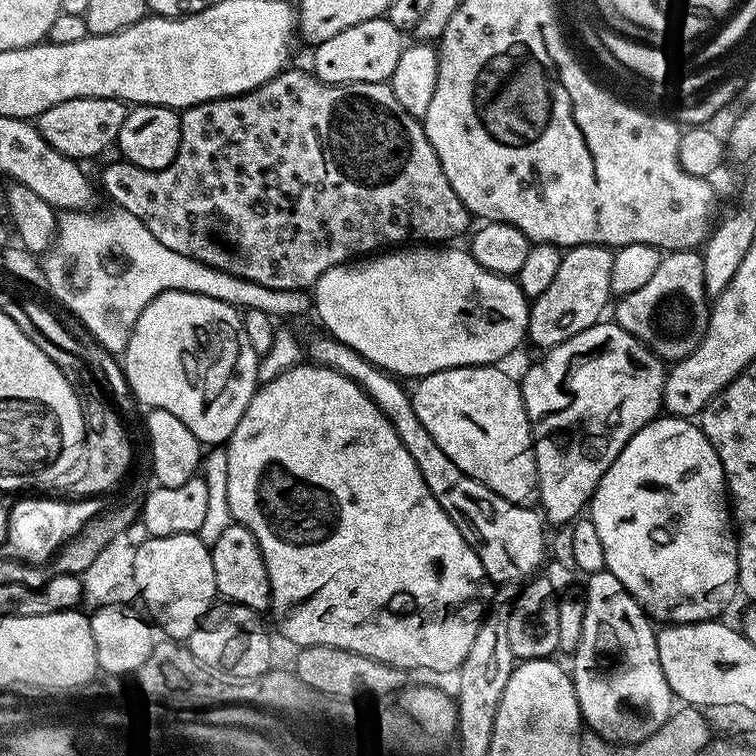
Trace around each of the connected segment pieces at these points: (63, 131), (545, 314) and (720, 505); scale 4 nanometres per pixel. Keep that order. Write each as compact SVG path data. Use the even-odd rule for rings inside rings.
M74 98L70 102L58 102L58 106L50 106L42 115L35 117L36 128L46 138L54 150L66 154L71 160L85 162L91 156L104 152L115 145L122 130L123 120L129 109L124 101L114 98Z
M583 244L564 252L549 289L535 297L529 307L527 339L530 344L547 350L599 323L600 314L612 298L610 275L614 256L611 249L600 244Z
M661 415L659 418L651 420L614 458L610 470L598 482L596 492L590 501L590 518L598 530L598 538L602 538L602 550L606 554L606 569L626 586L628 593L640 603L640 607L648 613L653 621L664 624L693 624L699 620L714 620L721 615L720 611L732 600L732 595L737 595L738 585L736 575L738 574L738 536L730 523L730 497L724 483L724 471L722 462L710 446L710 442L705 438L699 423L683 416Z

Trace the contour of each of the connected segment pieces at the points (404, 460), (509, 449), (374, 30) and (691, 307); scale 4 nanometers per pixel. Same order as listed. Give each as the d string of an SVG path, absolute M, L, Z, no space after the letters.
M301 362L285 369L273 380L265 384L263 381L257 387L250 398L250 406L246 406L246 414L242 414L238 426L234 426L234 434L226 442L226 496L230 502L230 514L235 523L246 526L246 530L250 530L250 534L254 534L260 543L272 587L270 616L276 619L281 634L300 648L334 646L394 668L425 668L428 672L455 673L462 666L466 654L470 654L480 621L486 615L486 604L480 601L480 587L486 584L486 577L482 562L478 562L478 554L474 554L466 538L462 538L458 526L454 526L446 510L442 510L442 506L432 497L414 458L410 458L410 450L406 450L386 414L378 410L362 386L325 364Z
M469 366L467 368L447 368L446 370L438 370L429 376L421 376L415 381L416 389L413 387L410 392L412 405L414 406L414 414L418 414L418 422L422 422L422 426L426 426L426 430L430 430L430 438L434 438L434 442L438 442L442 454L446 454L446 458L450 458L450 462L454 462L454 466L458 466L458 470L462 470L470 478L482 482L490 490L494 490L494 494L506 498L506 502L532 506L538 500L536 459L532 449L532 423L528 420L526 414L526 406L520 393L519 383L515 379L512 381L502 369L503 367L500 366Z
M387 18L358 22L358 26L350 26L350 30L342 30L342 34L334 34L334 38L326 38L326 42L315 45L316 57L311 67L314 75L327 84L383 84L391 81L394 66L398 66L404 47L405 33L399 32Z
M696 250L668 252L661 259L658 270L654 270L650 282L615 301L614 322L634 334L654 355L665 362L686 358L702 342L708 329L710 298L704 289L702 255Z

